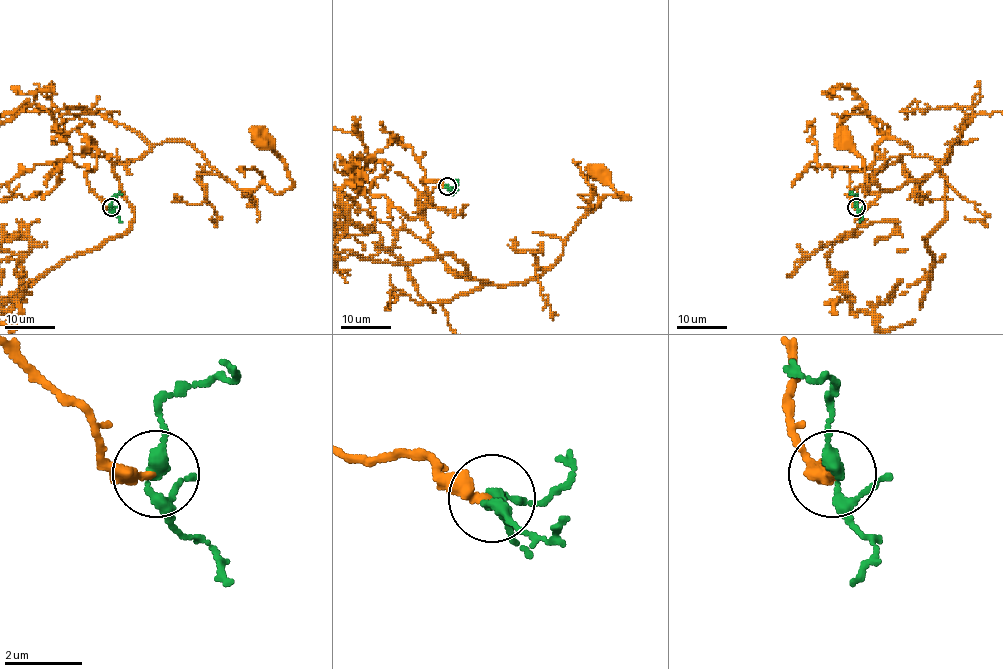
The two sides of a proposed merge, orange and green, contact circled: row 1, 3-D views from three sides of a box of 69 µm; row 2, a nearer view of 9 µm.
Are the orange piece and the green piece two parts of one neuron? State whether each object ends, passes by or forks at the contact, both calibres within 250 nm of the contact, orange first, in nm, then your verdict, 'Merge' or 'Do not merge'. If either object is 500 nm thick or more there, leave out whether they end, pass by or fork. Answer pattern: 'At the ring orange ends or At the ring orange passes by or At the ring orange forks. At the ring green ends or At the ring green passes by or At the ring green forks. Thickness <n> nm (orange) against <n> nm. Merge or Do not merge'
At the ring orange ends. At the ring green passes by. Thickness 300 nm (orange) against 280 nm. Merge

